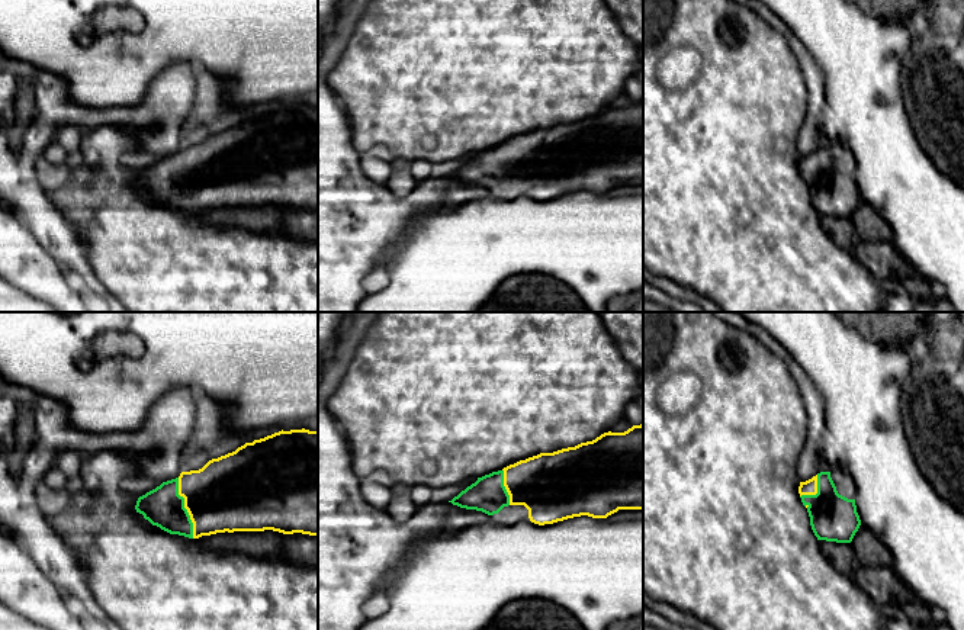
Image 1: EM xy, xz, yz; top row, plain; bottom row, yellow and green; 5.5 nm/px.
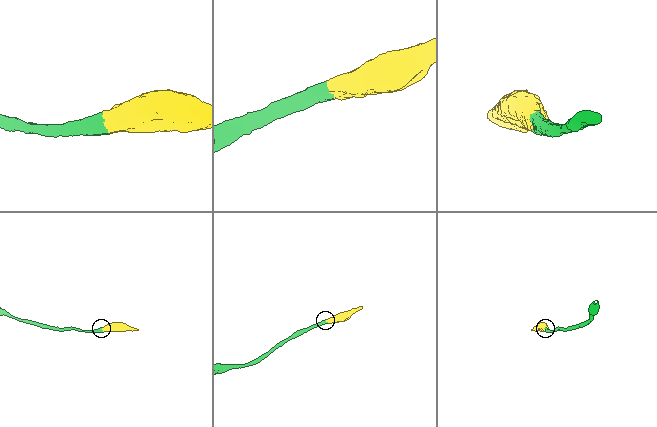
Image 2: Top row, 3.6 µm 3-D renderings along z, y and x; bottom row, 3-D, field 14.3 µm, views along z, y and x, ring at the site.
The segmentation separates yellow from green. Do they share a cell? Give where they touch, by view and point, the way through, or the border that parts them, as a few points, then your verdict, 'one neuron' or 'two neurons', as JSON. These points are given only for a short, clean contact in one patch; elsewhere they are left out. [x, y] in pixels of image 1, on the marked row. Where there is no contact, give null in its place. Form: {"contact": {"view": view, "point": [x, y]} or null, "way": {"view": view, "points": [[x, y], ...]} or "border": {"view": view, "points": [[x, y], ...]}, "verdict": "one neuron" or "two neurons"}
{"contact": {"view": "xy", "point": [185, 507]}, "way": {"view": "xy", "points": [[227, 494], [185, 507], [163, 507]]}, "verdict": "one neuron"}

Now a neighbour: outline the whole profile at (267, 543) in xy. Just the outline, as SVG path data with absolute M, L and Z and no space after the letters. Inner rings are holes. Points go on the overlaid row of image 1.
M264 530L264 531L234 531L202 536L197 543L213 552L238 552L250 557L276 559L283 547L287 534Z

